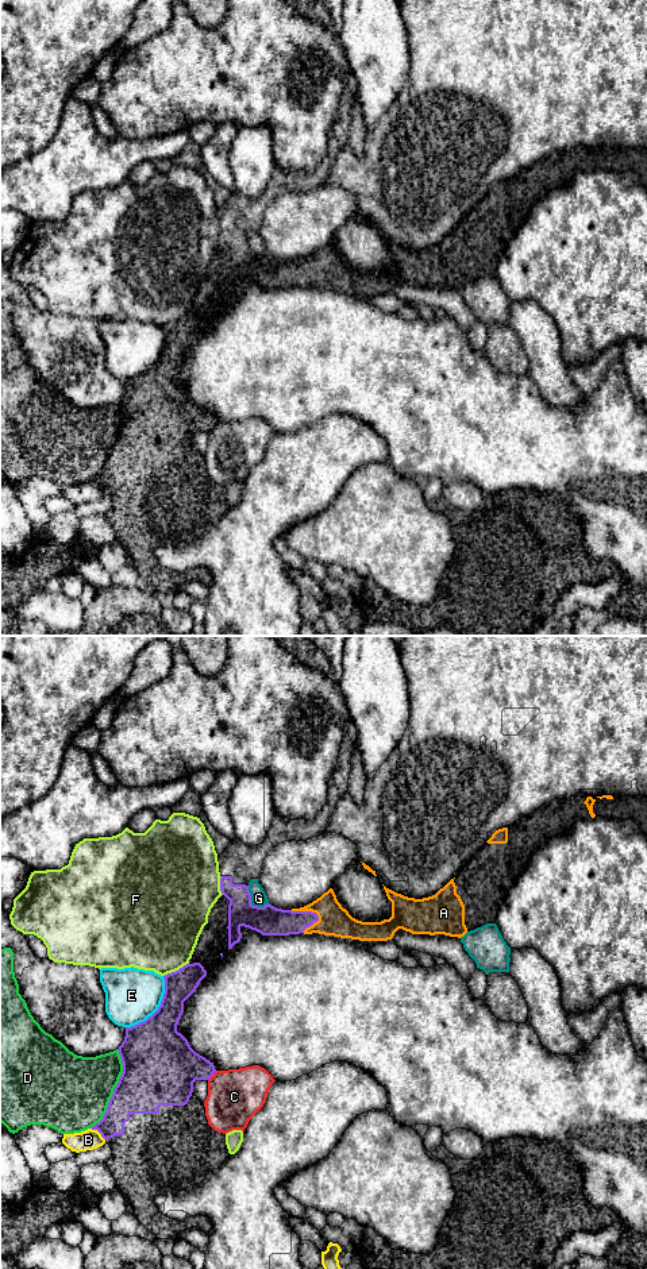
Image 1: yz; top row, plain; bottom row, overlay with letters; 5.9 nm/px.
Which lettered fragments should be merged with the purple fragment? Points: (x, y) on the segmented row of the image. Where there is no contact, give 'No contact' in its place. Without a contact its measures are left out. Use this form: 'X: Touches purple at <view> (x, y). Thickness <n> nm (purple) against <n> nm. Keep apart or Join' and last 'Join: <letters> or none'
A: Touches purple at yz (307, 911). Thickness 180 nm (purple) against 180 nm. Join
B: Touches purple at yz (99, 1131). Thickness 170 nm (purple) against 120 nm. Keep apart
C: Touches purple at yz (212, 1075). Thickness 320 nm (purple) against 320 nm. Keep apart
D: Touches purple at yz (114, 1090). Thickness 360 nm (purple) against 460 nm. Keep apart
E: Touches purple at yz (158, 1009). Thickness 360 nm (purple) against 320 nm. Keep apart
F: Touches purple at yz (176, 971). Thickness 180 nm (purple) against 460 nm. Keep apart
G: Touches purple at yz (250, 903). Thickness 180 nm (purple) against 100 nm. Keep apart
Join: A

